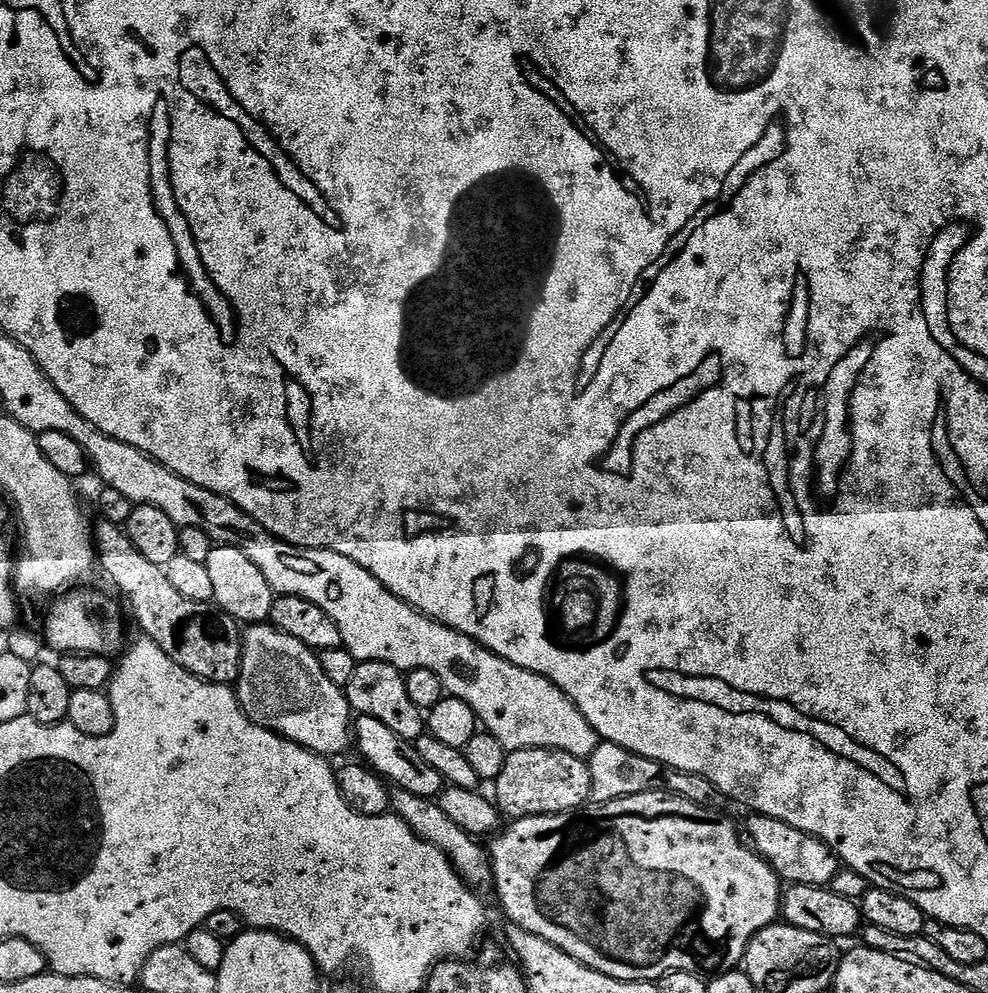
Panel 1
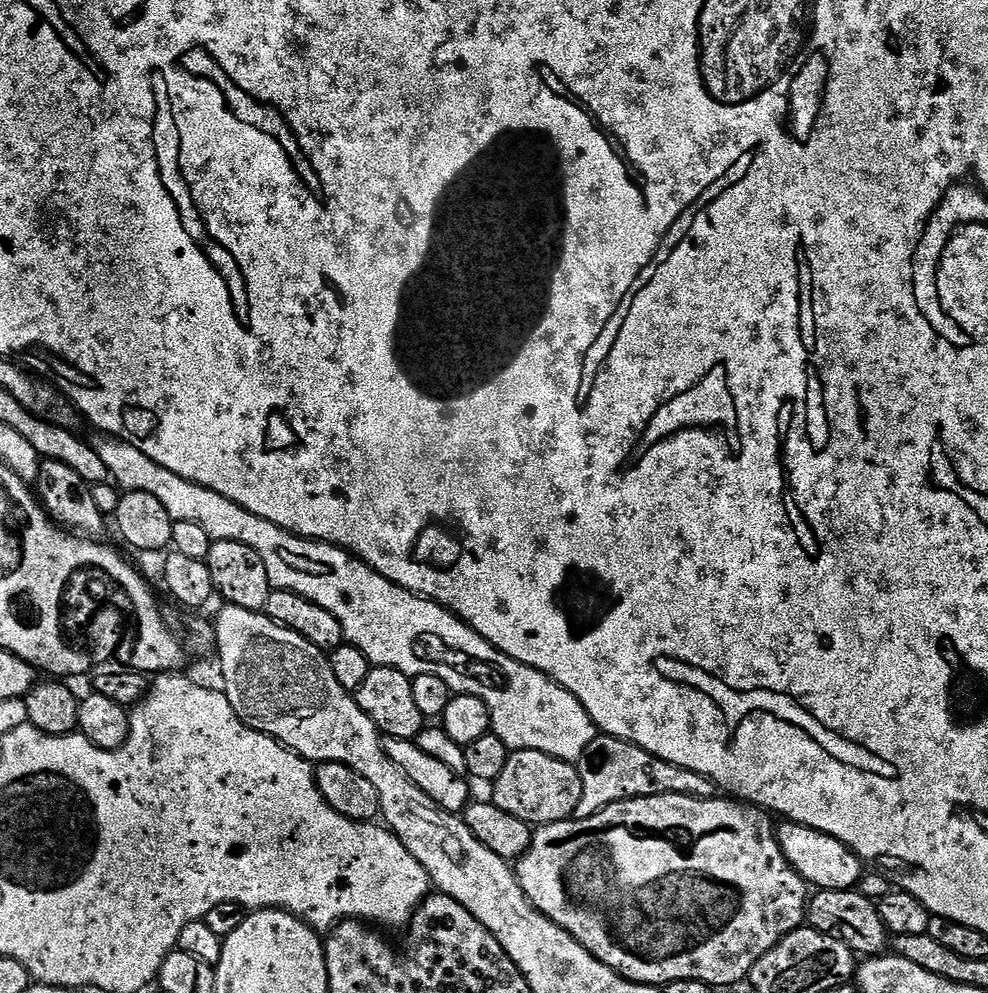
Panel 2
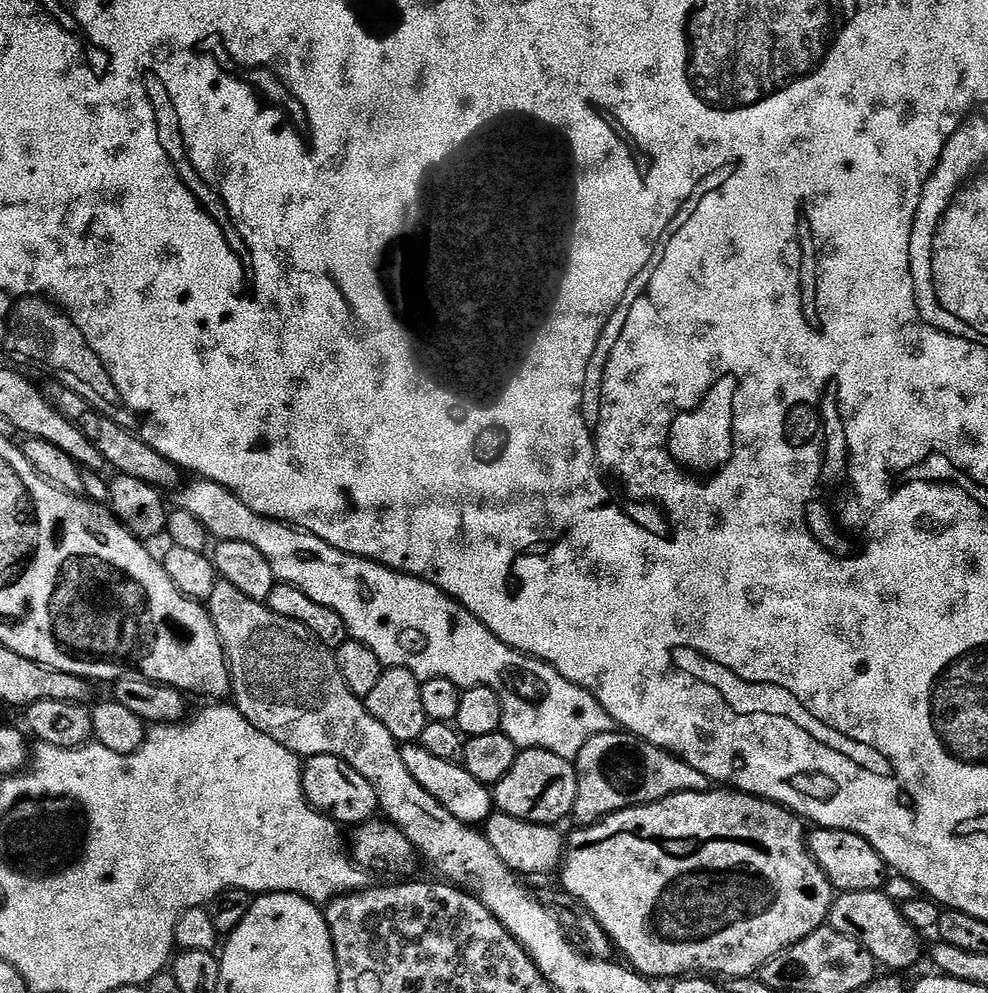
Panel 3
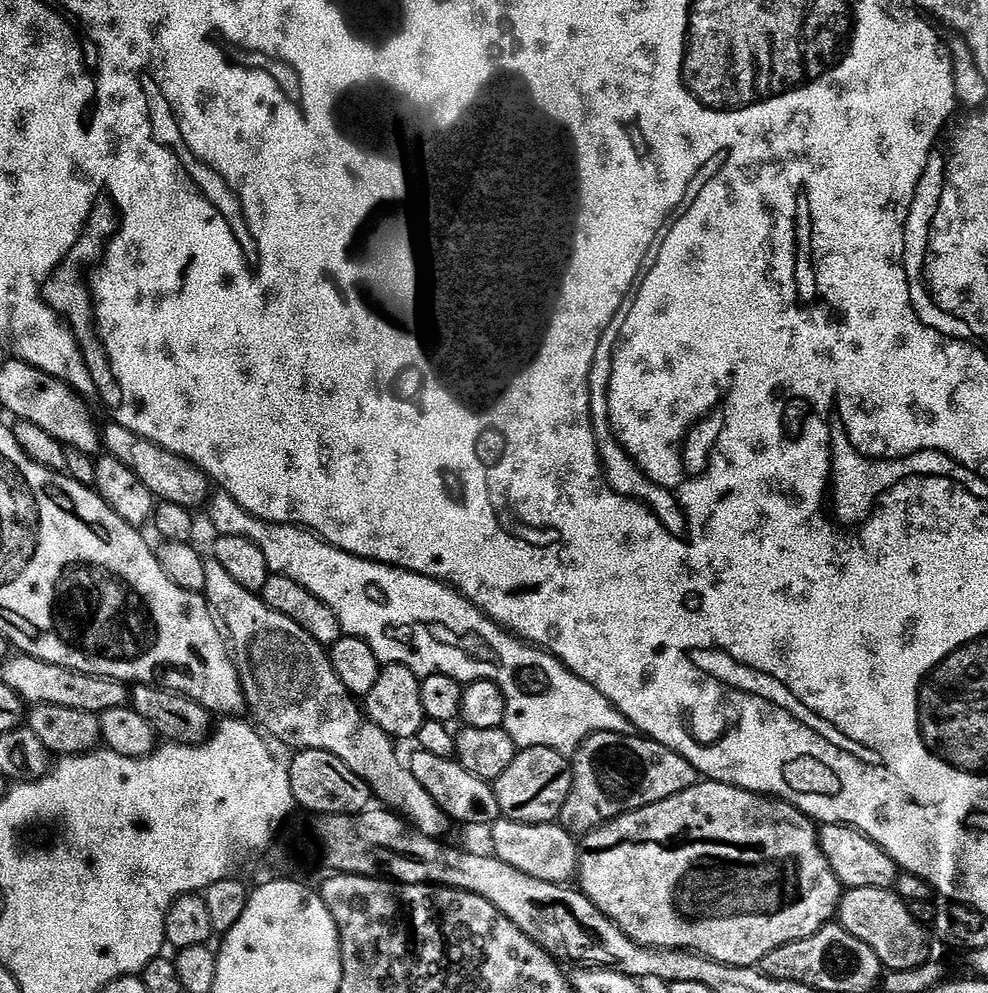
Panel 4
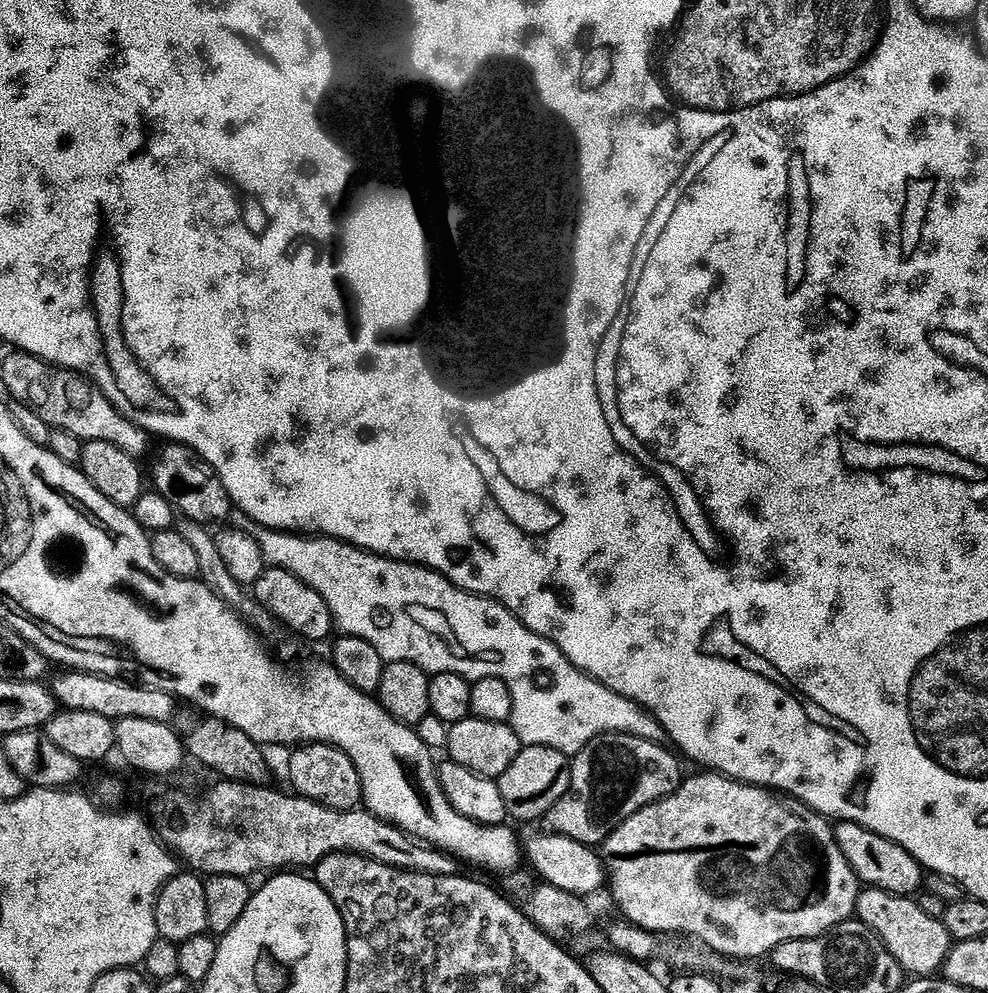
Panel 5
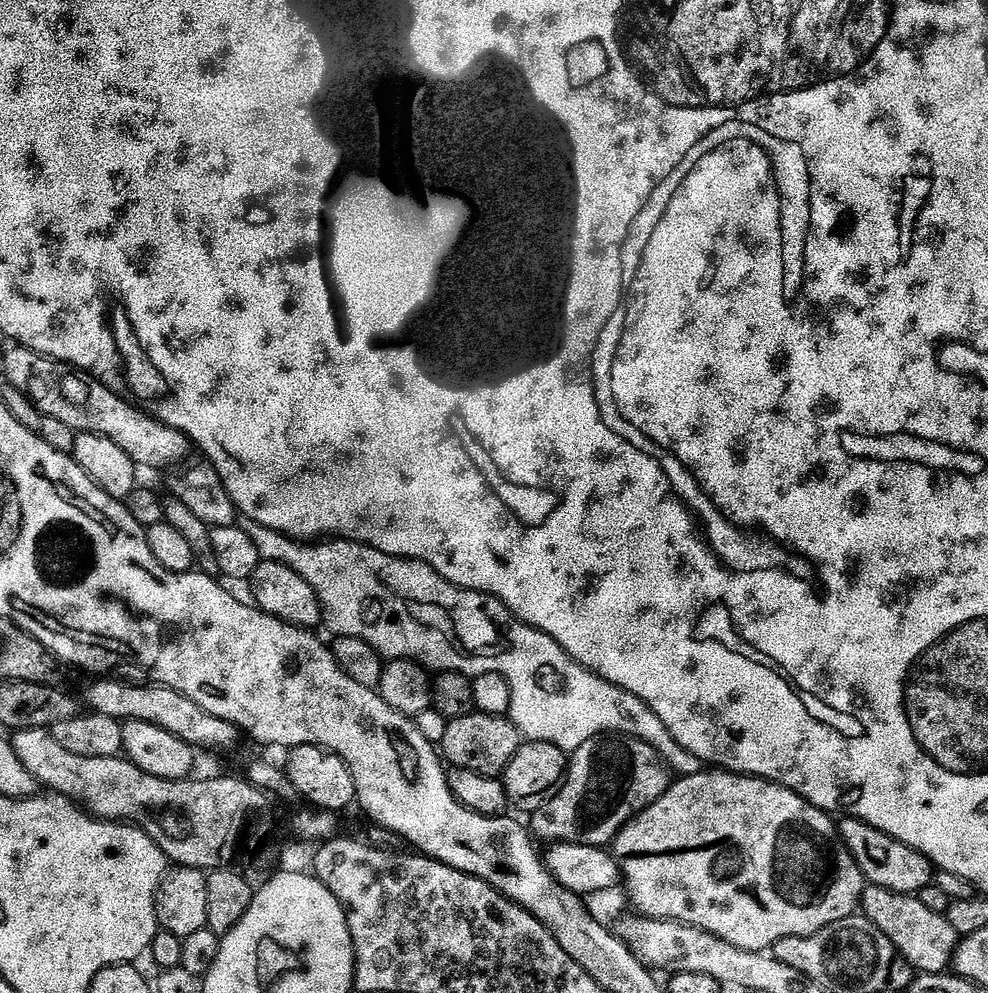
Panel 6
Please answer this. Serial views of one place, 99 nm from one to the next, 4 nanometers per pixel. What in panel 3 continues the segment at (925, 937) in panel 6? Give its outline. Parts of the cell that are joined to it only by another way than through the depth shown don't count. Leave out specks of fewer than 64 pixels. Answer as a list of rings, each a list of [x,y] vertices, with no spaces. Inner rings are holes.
[[[882,890],[875,892],[841,892],[828,911],[827,927],[857,940],[872,955],[877,965],[888,970],[912,968],[920,960],[921,933],[906,922],[901,905],[895,904]]]

